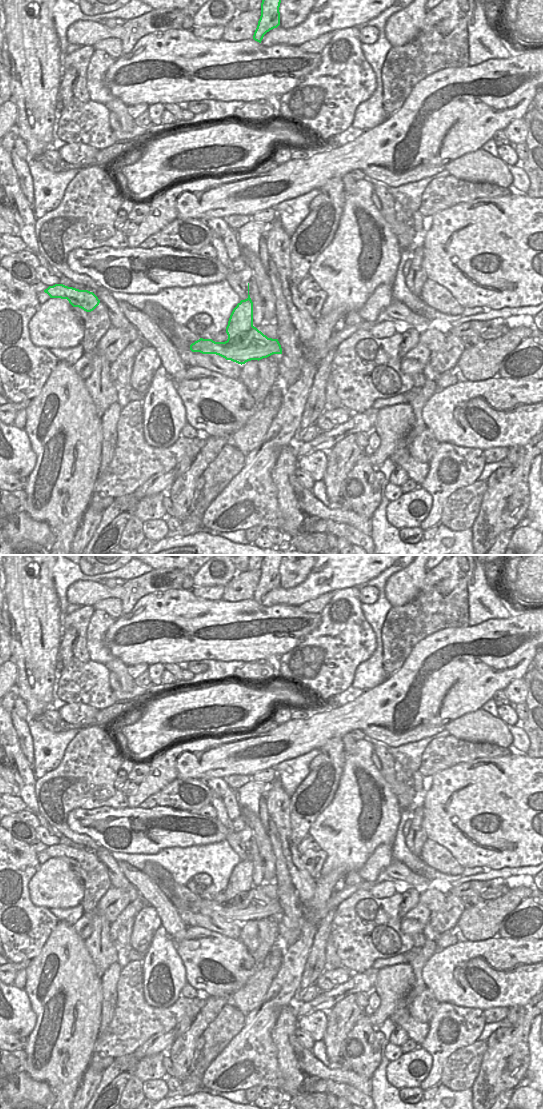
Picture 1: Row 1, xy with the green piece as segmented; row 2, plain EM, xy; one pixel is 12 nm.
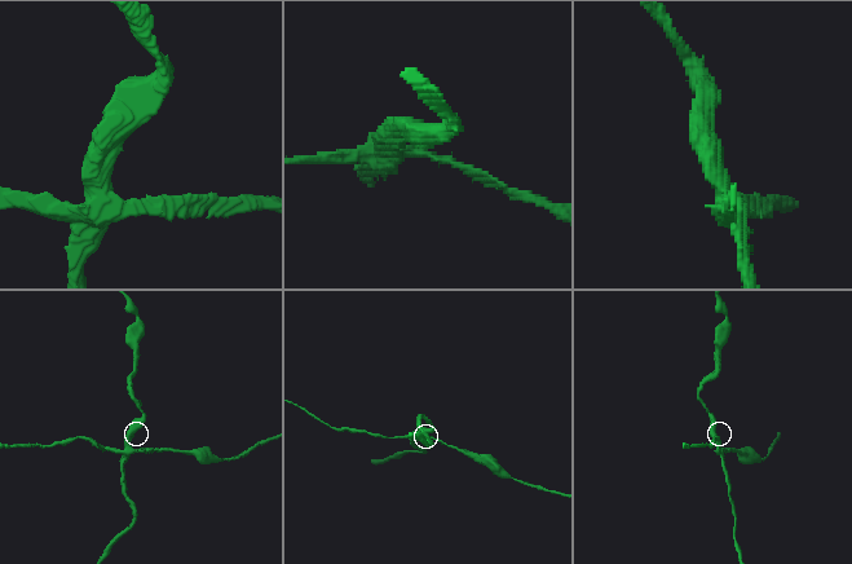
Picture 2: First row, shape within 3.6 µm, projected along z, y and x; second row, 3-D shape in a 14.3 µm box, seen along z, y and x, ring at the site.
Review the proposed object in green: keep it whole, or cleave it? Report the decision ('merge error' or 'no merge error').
merge error

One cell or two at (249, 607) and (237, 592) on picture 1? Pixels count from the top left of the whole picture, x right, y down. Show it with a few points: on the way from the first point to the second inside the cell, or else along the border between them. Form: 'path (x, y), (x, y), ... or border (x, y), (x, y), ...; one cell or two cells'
border (252, 597), (238, 601), (225, 601), (221, 599); two cells

